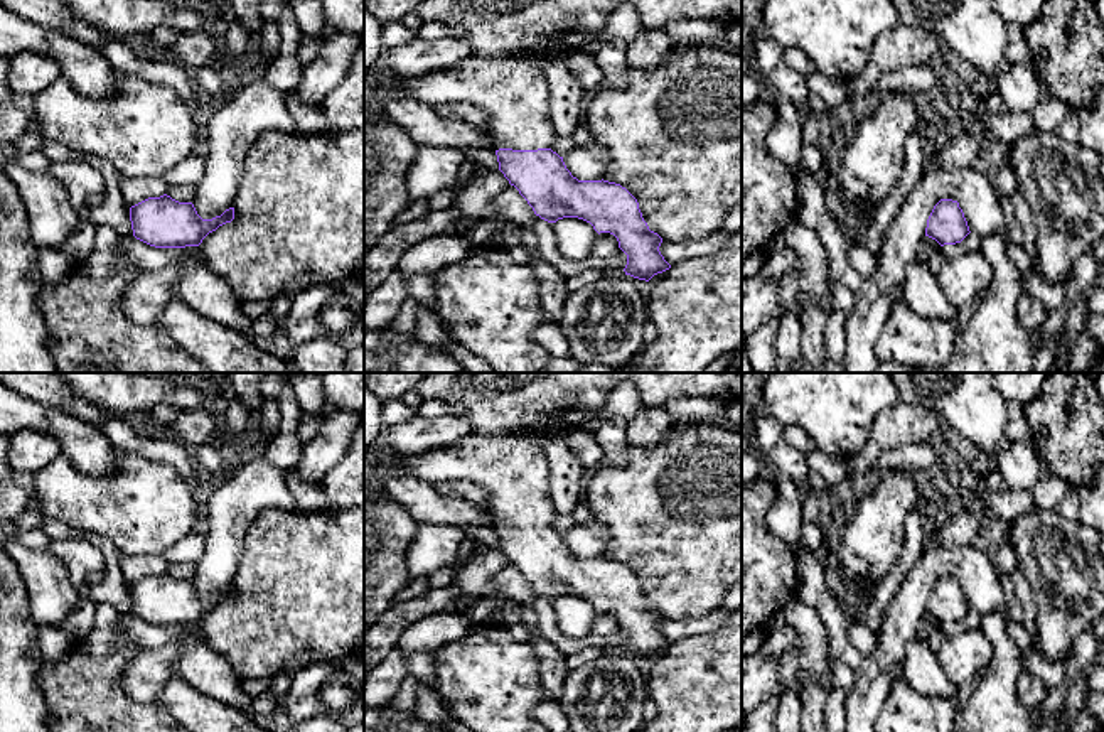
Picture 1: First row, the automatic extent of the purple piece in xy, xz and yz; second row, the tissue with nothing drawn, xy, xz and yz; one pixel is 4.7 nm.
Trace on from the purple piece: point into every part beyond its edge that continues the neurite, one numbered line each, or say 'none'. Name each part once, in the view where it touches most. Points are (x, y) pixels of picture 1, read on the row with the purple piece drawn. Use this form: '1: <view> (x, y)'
1: xz (514, 95)

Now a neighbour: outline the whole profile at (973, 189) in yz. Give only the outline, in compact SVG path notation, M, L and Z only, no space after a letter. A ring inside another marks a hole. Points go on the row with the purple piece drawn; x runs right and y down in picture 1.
M932 110L922 135L925 153L922 177L893 218L876 258L876 270L863 282L863 293L844 322L844 373L875 373L880 361L875 342L885 327L893 293L903 287L908 265L925 238L927 219L941 199L959 202L969 231L979 238L999 233L1006 240L1006 221L989 170L937 167L934 155L949 143L951 120Z

